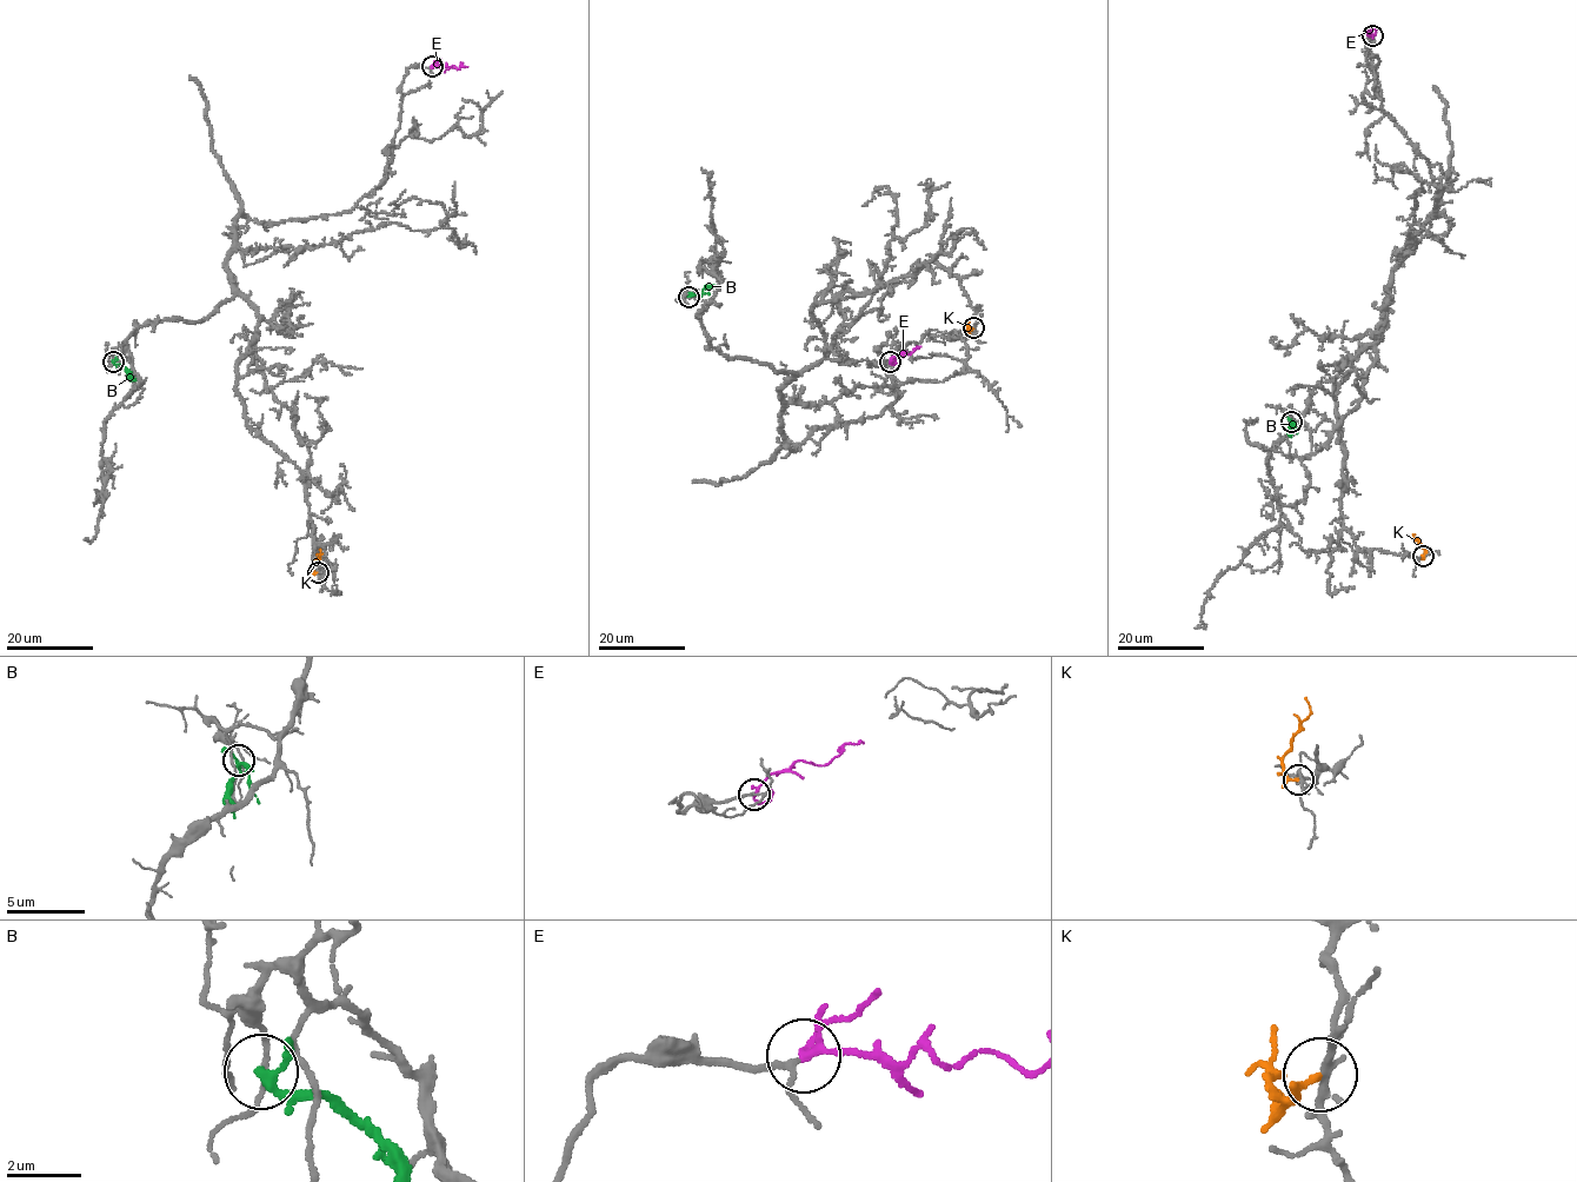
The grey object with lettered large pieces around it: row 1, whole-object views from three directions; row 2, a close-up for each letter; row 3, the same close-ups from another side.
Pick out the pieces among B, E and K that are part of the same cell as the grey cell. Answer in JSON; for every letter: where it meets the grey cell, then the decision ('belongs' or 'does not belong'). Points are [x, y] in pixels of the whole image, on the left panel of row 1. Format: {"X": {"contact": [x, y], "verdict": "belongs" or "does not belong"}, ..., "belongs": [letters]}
{"B": {"contact": [113, 362], "verdict": "does not belong"}, "E": {"contact": [432, 66], "verdict": "belongs"}, "K": {"contact": [318, 572], "verdict": "does not belong"}, "belongs": ["E"]}

